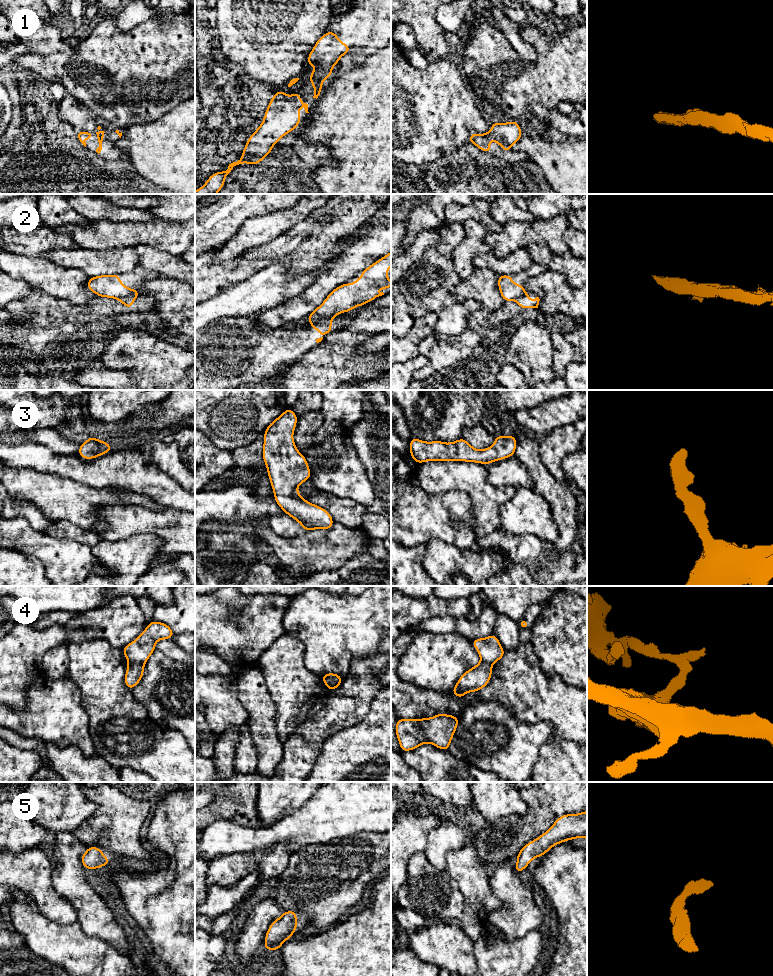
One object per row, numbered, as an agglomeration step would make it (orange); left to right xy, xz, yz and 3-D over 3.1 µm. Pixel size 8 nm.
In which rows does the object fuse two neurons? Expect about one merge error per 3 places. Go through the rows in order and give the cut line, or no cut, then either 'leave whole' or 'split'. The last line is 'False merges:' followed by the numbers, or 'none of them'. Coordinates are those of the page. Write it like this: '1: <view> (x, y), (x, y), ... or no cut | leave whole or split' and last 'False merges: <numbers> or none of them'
1: no cut | leave whole
2: xz (330, 321), (316, 320), (311, 324) | split
3: no cut | leave whole
4: xz (341, 680), (326, 686) | split
5: no cut | leave whole
False merges: 2, 4

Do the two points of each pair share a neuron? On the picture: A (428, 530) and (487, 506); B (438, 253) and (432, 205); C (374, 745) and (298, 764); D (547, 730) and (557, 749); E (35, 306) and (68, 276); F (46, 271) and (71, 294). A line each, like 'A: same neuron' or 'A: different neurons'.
A: different neurons
B: different neurons
C: different neurons
D: different neurons
E: different neurons
F: same neuron

